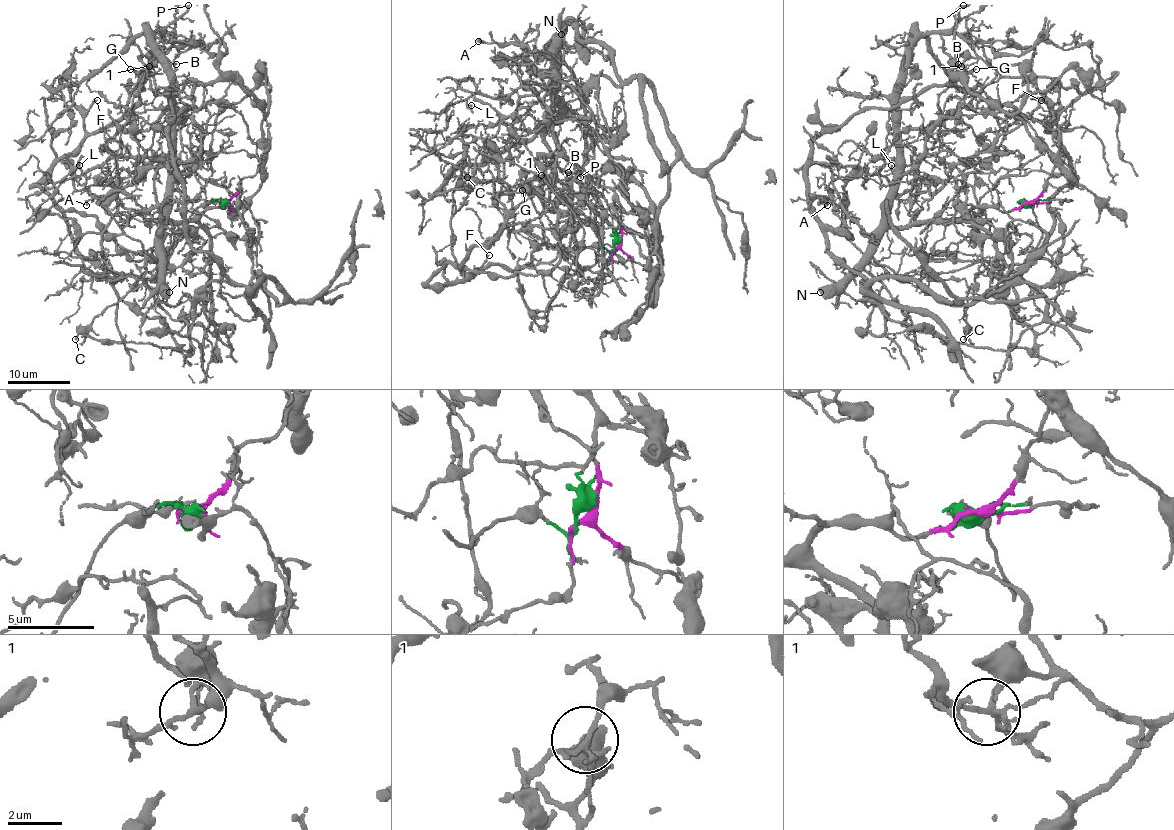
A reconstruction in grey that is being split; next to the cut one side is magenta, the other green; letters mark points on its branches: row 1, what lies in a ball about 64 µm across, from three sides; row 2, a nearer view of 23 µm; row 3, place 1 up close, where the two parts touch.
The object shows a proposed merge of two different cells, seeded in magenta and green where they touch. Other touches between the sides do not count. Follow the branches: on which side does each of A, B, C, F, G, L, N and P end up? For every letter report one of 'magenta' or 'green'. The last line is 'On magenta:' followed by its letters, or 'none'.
A: magenta
B: magenta
C: green
F: green
G: magenta
L: magenta
N: magenta
P: magenta
On magenta: A, B, G, L, N, P

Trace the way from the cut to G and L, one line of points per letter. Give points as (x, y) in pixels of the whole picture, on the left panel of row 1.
G: (225, 202), (228, 211), (207, 207), (161, 224), (169, 74), (158, 33), (153, 63), (130, 69)
L: (225, 202), (228, 211), (207, 207), (194, 218), (161, 224), (163, 161), (114, 157), (78, 175), (80, 164)

